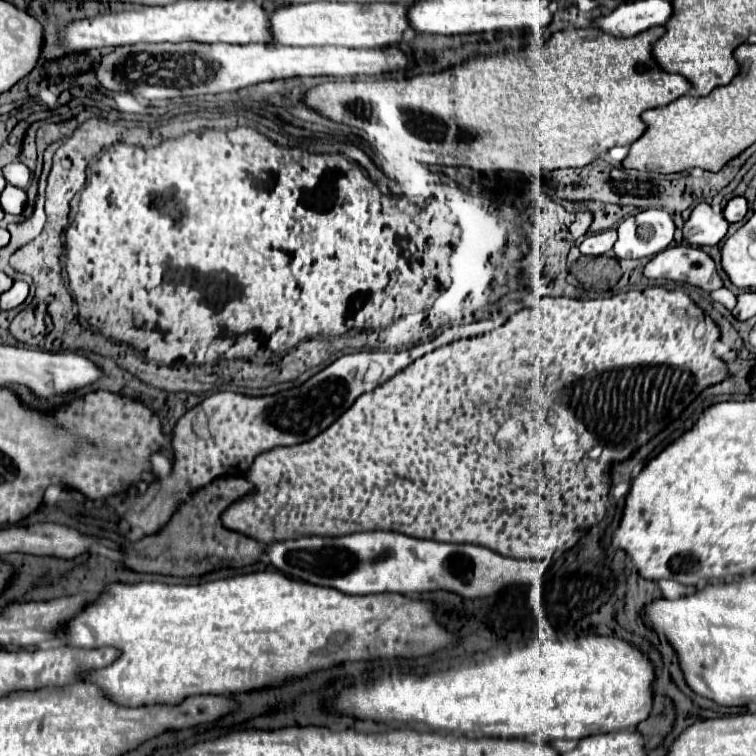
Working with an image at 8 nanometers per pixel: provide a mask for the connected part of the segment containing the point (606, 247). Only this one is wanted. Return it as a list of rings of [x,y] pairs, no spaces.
[[[607,229],[607,231],[601,231],[601,233],[589,233],[583,239],[583,243],[579,245],[579,251],[583,255],[603,255],[603,253],[611,251],[615,239],[617,239],[615,229]]]

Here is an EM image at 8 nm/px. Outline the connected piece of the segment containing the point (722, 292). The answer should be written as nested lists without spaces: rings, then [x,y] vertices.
[[[721,287],[721,289],[717,289],[717,291],[711,291],[711,299],[715,301],[715,303],[721,303],[725,309],[733,309],[735,307],[735,303],[737,303],[737,297],[729,291],[729,289],[725,289],[725,287]]]

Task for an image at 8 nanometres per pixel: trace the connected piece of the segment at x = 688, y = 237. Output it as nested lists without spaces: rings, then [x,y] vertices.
[[[699,203],[683,223],[683,239],[693,247],[717,245],[725,237],[727,227],[729,223],[723,215],[713,213],[711,205]]]

